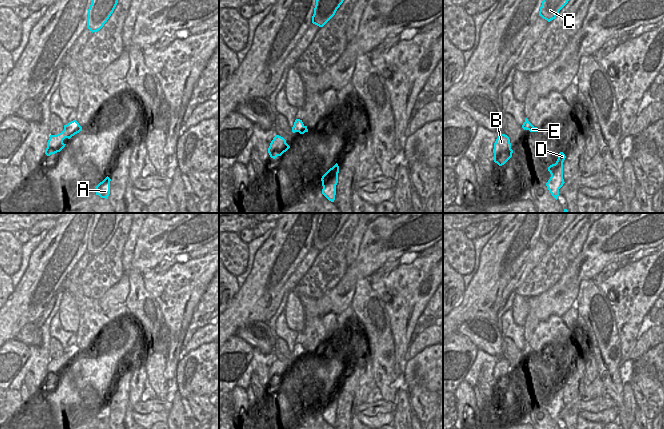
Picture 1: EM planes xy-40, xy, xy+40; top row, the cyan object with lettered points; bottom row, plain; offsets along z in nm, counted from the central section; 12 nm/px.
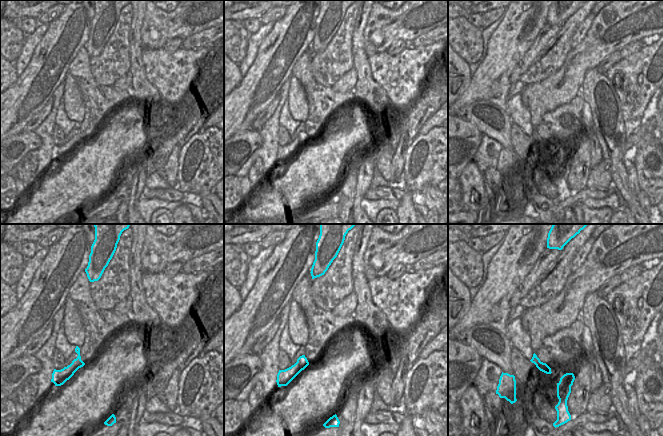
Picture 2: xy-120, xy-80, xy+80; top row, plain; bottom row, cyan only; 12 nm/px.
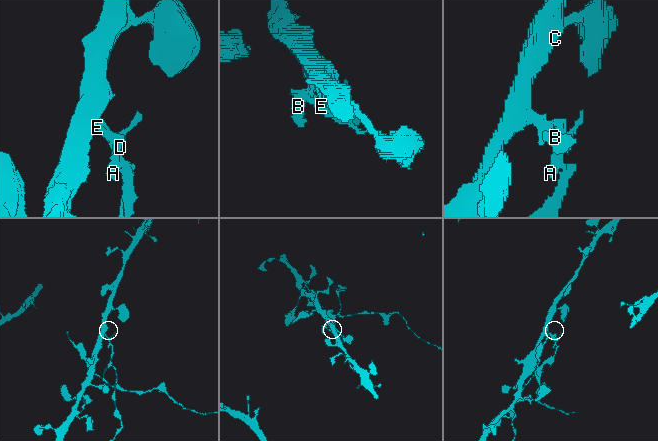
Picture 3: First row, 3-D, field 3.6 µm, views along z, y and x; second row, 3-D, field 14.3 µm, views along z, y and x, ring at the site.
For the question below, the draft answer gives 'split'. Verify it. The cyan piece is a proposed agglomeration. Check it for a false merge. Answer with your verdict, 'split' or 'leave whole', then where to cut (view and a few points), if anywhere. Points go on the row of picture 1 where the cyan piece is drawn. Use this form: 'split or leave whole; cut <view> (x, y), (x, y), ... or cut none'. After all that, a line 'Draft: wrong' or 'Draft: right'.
split; cut xy (304, 126), (301, 133)
Draft: right

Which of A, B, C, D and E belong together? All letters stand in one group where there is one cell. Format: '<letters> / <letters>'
A D E / B C

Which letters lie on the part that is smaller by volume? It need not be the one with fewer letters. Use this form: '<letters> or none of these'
A, D, E

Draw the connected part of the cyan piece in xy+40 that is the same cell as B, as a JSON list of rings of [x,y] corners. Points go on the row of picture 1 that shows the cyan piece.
[[[499,134],[494,143],[494,162],[499,166],[504,165],[511,157],[513,150],[511,149],[510,139],[505,134]]]

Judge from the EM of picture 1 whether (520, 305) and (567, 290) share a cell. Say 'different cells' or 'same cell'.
different cells

